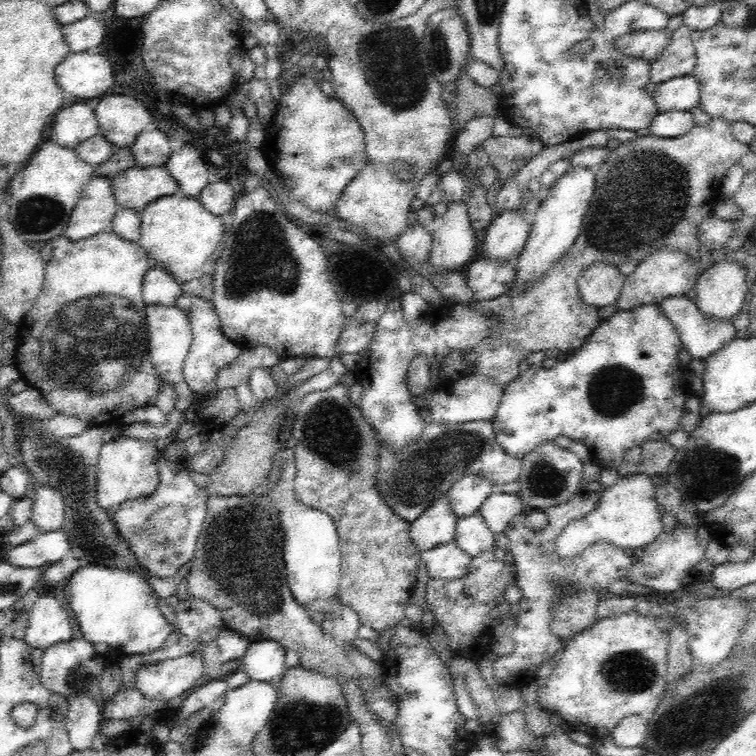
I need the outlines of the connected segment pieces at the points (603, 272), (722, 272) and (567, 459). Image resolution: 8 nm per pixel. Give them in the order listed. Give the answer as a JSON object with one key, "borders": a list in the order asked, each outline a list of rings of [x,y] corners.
{"borders":[[[[608,261],[593,262],[583,269],[581,277],[578,278],[579,294],[586,305],[596,306],[598,310],[603,306],[615,305],[620,292],[622,292],[626,277],[620,272],[619,264],[617,263]]],[[[724,259],[720,262],[712,263],[704,267],[700,278],[698,278],[696,288],[696,305],[707,318],[719,321],[730,321],[738,312],[745,309],[748,300],[750,285],[747,283],[746,272],[748,269],[734,261],[734,259]]],[[[552,441],[543,442],[522,458],[517,482],[517,495],[521,498],[522,507],[526,511],[534,509],[546,510],[566,502],[584,483],[580,477],[583,463],[570,449],[556,446]]]]}

